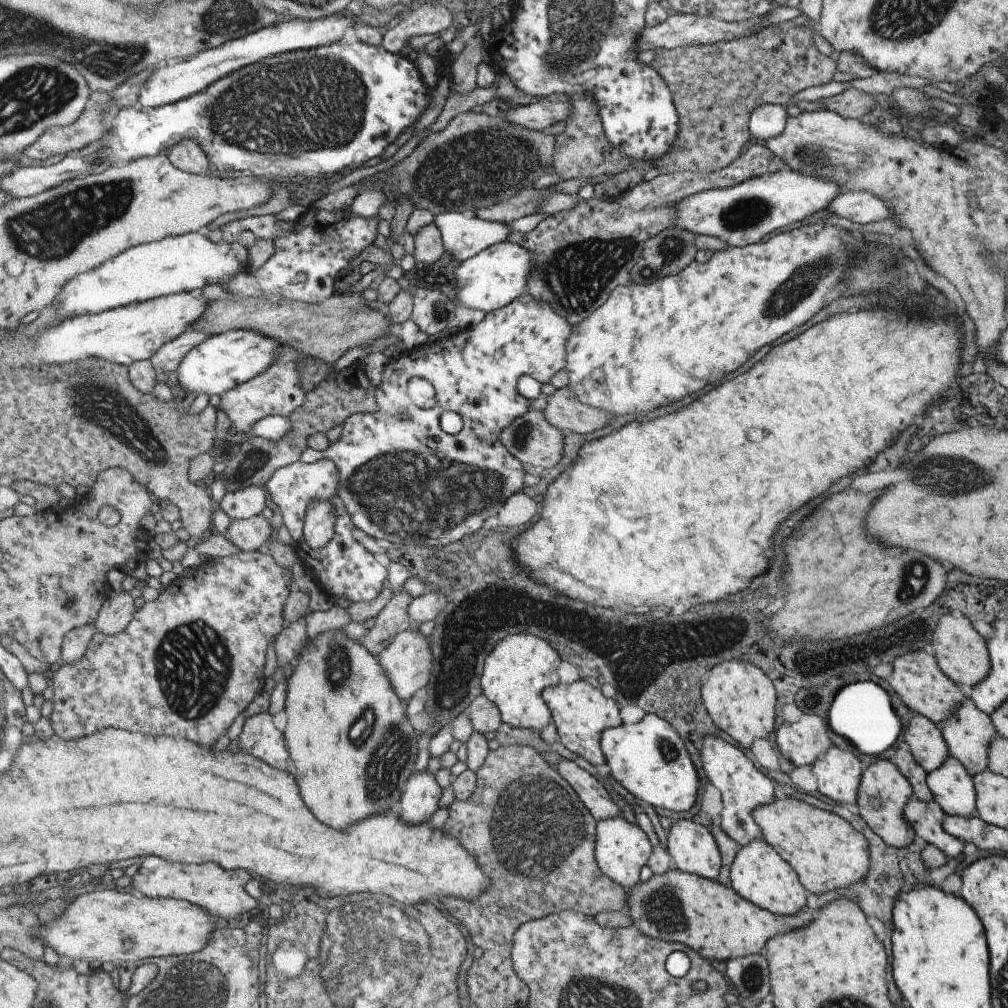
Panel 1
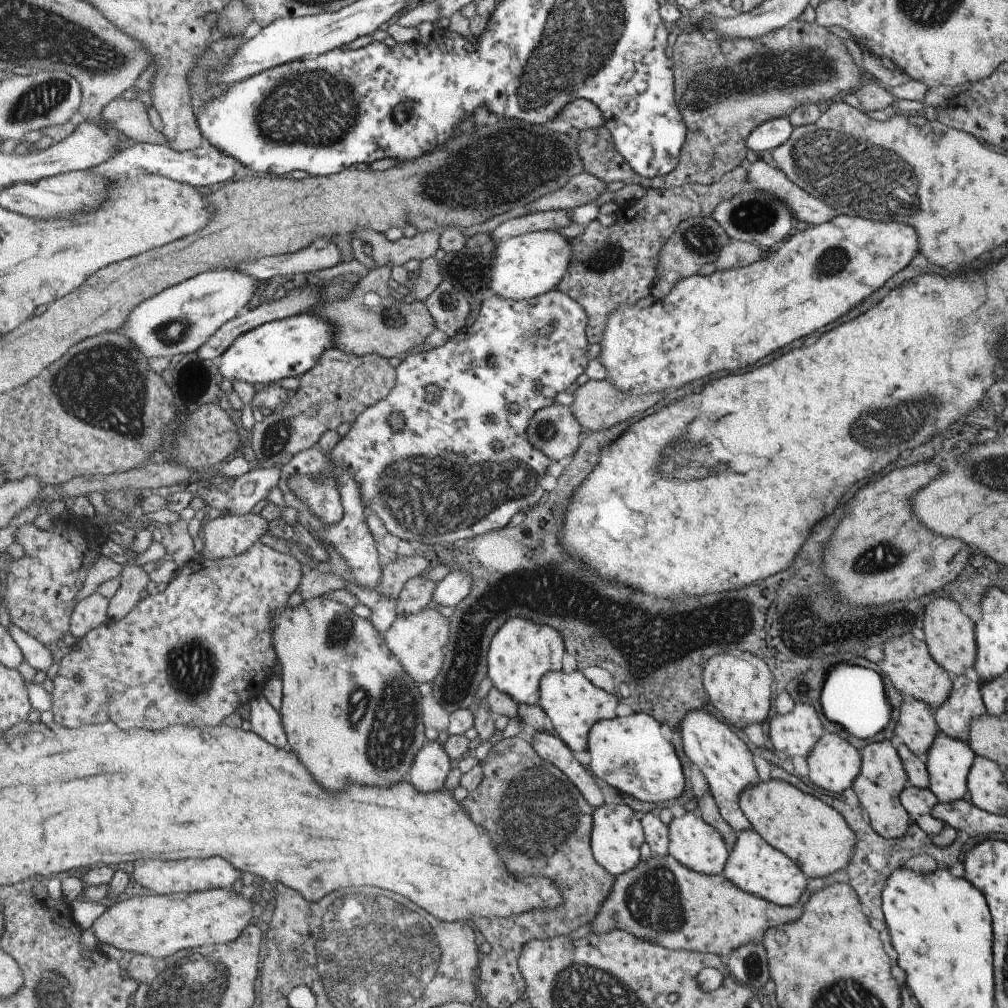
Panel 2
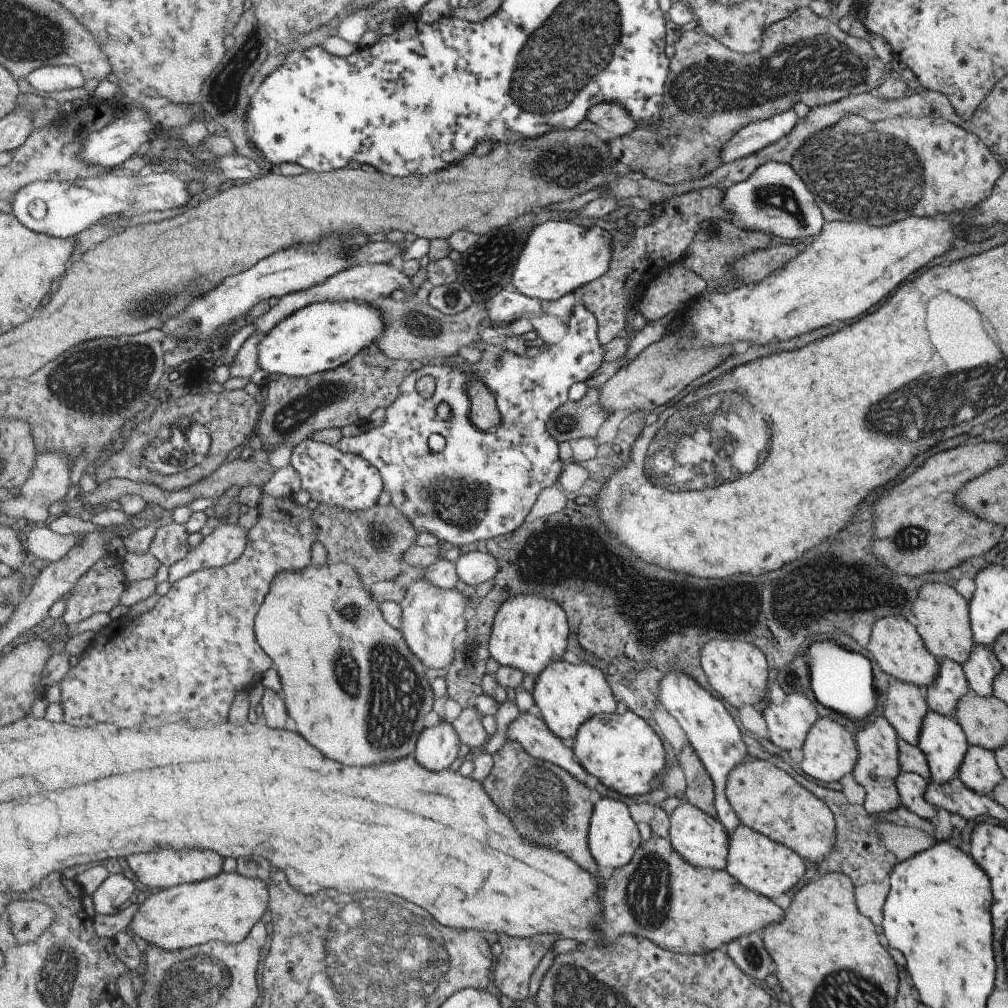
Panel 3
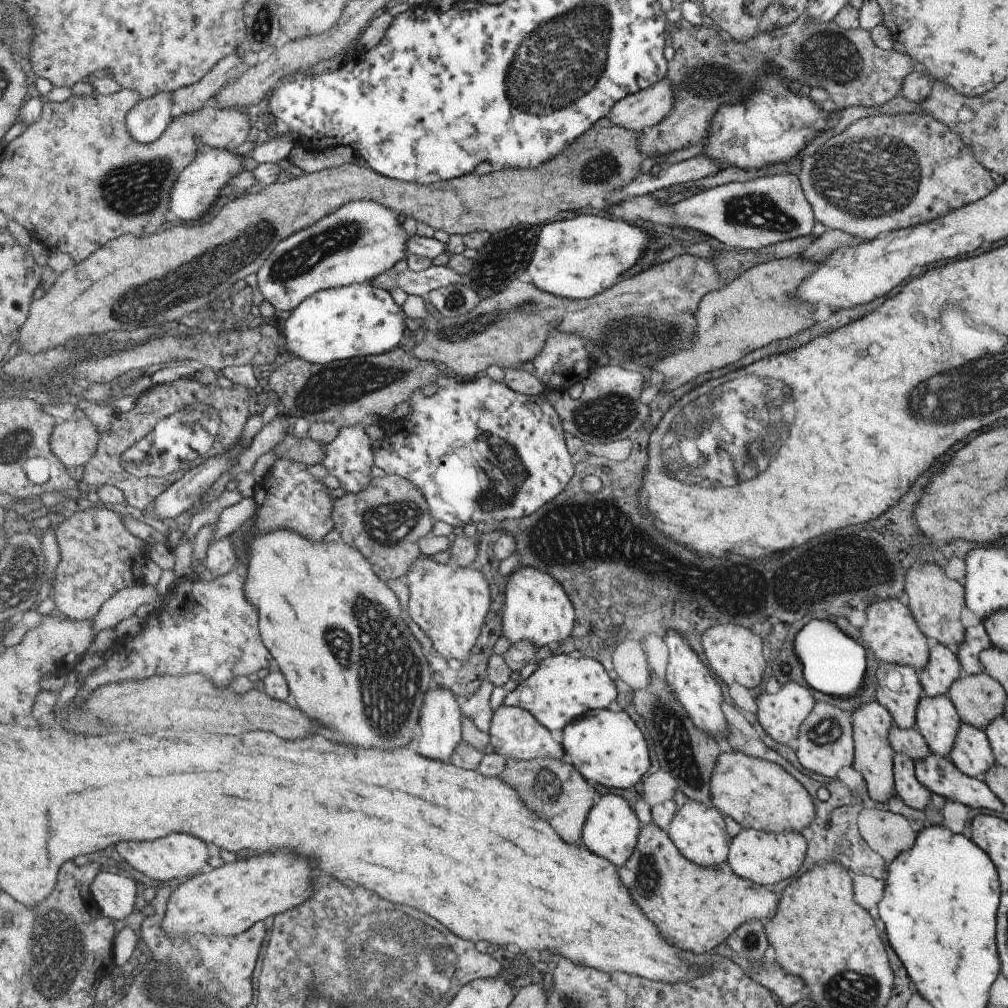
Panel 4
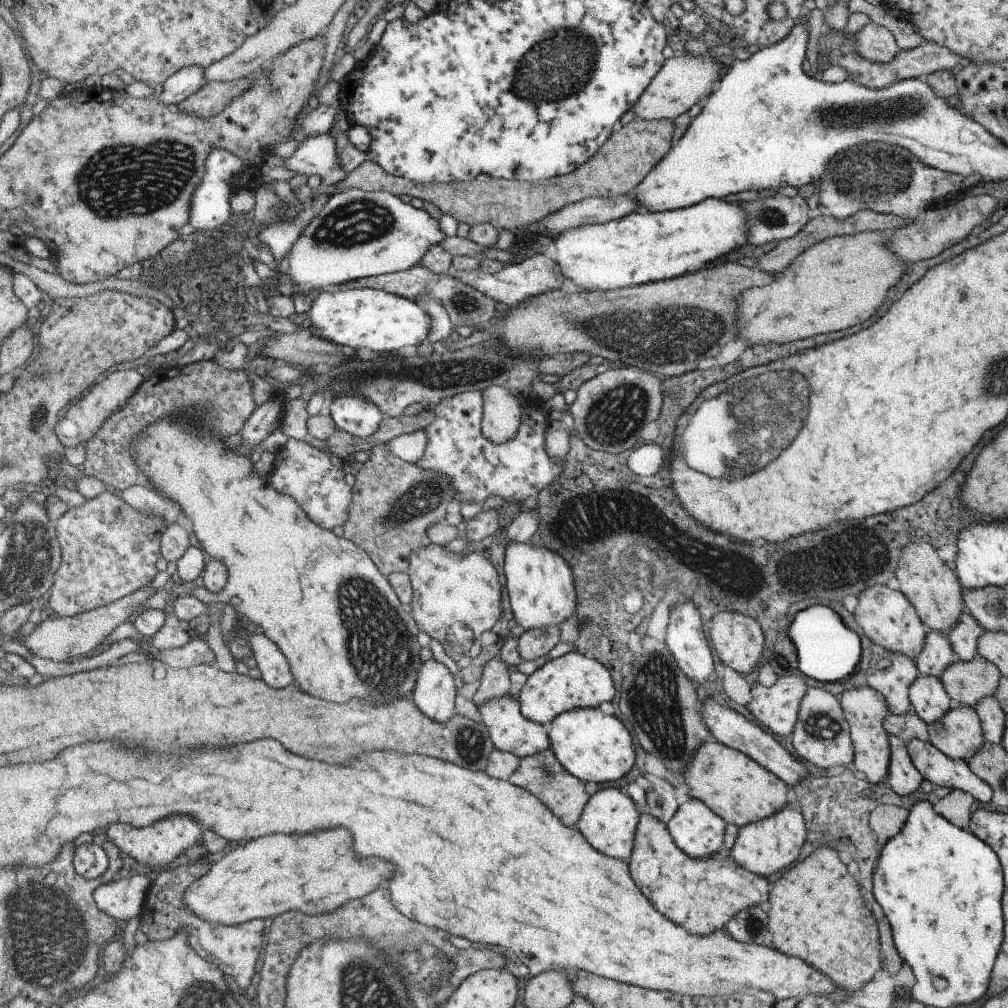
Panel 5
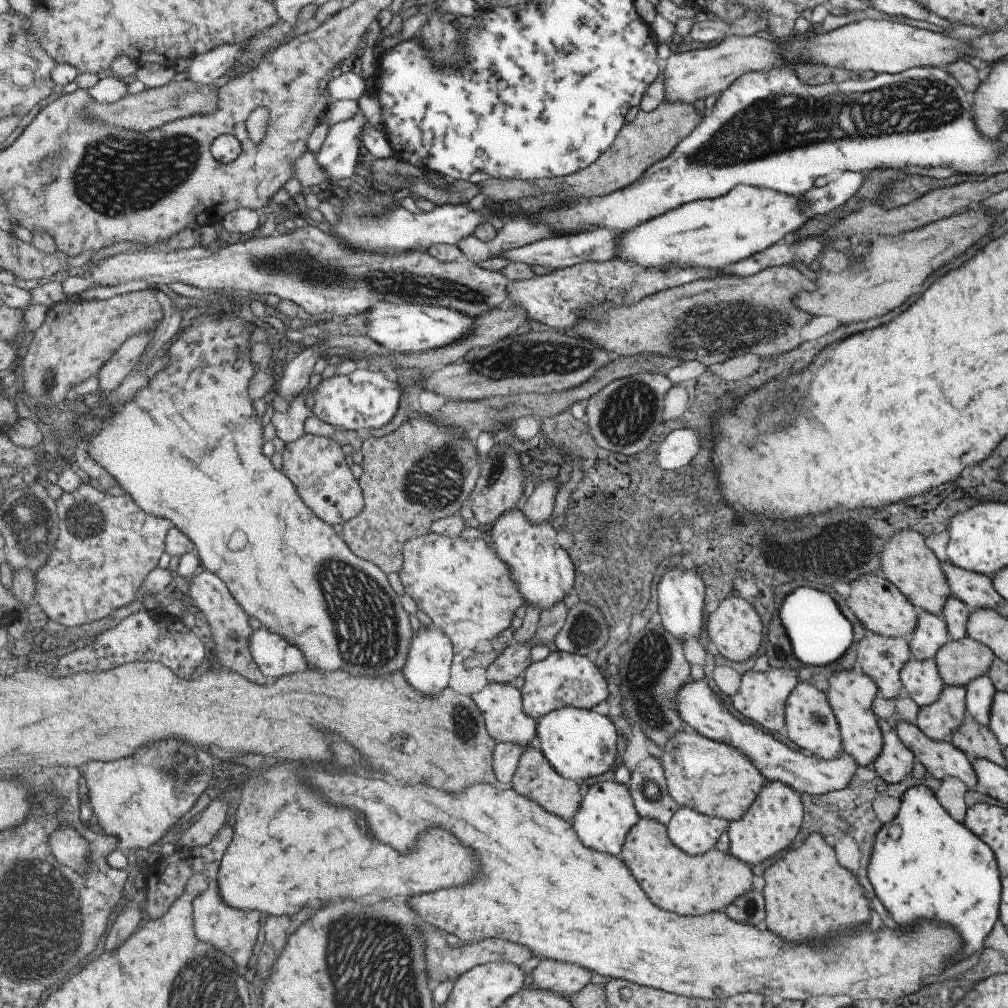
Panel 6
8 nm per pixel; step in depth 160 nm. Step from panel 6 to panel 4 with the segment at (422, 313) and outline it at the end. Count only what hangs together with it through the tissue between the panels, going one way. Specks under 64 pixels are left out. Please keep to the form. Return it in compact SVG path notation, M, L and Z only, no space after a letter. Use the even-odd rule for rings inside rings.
M368 282L355 283L344 287L337 287L336 289L319 291L313 296L307 298L307 300L304 300L303 304L301 304L301 306L298 306L294 311L288 313L287 321L284 324L284 338L287 352L294 353L295 355L298 355L298 357L301 357L302 359L308 360L309 362L315 364L325 364L335 361L344 361L355 357L385 354L401 346L401 344L403 344L403 340L408 337L408 333L410 333L408 328L408 314L405 312L404 307L401 305L399 306L399 304L395 303L395 298L391 296L388 290L385 290L383 287L376 287L375 285L372 285Z

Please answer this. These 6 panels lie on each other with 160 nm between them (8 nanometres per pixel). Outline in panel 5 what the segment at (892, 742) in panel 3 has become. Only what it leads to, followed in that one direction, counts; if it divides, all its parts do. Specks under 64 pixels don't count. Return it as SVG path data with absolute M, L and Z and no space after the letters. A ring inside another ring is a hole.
M869 685L851 687L837 697L848 724L852 744L852 764L862 773L867 782L879 784L886 776L889 758L888 736L883 730L883 717L889 712L885 699Z

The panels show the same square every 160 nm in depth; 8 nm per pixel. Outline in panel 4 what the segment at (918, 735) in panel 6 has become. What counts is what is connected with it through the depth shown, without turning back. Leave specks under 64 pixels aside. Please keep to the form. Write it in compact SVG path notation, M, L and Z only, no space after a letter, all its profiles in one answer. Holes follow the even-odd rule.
M929 753L914 762L914 777L929 792L939 794L944 799L951 799L968 806L969 808L981 808L981 810L991 810L991 812L1001 812L1003 803L987 788L981 778L970 777L962 772L950 761L948 757L942 757L935 753Z

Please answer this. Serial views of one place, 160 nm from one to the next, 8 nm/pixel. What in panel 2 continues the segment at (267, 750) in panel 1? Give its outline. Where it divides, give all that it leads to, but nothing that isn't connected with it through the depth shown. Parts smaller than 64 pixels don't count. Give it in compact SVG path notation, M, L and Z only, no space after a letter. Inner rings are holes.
M258 694L249 703L251 706L249 721L253 730L261 734L267 742L273 742L275 746L291 750L285 728L283 728L284 719L272 702L269 702L262 694Z

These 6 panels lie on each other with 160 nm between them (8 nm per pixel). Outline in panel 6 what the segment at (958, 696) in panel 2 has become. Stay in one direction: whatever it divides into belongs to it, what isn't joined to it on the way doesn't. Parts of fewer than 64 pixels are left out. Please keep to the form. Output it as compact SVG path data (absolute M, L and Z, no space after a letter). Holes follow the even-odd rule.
M922 611L915 624L906 638L911 656L917 660L933 659L935 651L950 640L944 620L939 615Z

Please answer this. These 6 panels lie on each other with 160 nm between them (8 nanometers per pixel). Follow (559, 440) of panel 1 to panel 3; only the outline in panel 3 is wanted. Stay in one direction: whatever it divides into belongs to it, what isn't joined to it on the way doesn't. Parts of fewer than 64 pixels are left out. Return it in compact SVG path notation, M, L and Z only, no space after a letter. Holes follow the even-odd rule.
M589 387L579 400L568 400L553 414L548 425L552 435L560 442L587 436L595 437L599 426L610 416L600 405L599 387Z

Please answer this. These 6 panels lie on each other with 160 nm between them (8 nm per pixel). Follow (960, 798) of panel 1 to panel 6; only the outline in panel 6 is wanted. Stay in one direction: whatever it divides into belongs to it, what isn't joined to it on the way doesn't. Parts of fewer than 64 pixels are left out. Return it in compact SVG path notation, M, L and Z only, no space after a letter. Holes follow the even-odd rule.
M911 656L902 664L898 673L902 693L911 698L918 707L936 701L944 686L932 658L917 660Z

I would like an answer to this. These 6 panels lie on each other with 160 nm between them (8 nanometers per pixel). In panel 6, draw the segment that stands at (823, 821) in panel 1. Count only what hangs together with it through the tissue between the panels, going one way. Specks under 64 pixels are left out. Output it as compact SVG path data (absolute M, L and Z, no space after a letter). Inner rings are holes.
M687 727L669 735L661 750L660 765L669 796L679 807L725 819L738 819L749 808L764 776L741 751L725 743L705 738Z

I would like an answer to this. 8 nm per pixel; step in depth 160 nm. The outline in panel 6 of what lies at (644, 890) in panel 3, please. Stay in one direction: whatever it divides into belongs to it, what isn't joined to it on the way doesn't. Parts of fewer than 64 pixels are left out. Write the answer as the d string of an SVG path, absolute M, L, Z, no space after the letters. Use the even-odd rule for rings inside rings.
M647 817L638 818L627 831L618 856L655 906L679 916L701 916L725 908L751 886L753 874L747 863L715 848L700 855L685 854L669 840L666 825Z

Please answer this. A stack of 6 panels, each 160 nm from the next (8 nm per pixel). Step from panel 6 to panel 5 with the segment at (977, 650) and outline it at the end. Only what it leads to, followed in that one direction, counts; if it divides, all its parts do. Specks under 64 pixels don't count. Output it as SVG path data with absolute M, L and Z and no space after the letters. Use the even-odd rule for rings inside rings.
M975 654L971 660L947 665L939 679L953 705L973 709L981 697L994 694L1000 675L991 661Z

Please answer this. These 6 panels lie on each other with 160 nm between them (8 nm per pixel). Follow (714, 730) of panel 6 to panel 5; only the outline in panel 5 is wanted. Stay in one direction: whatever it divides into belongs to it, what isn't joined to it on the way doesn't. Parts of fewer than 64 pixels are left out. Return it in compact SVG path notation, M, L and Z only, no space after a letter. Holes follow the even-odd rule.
M707 697L700 703L698 713L701 722L709 731L711 739L715 739L717 743L724 744L748 756L761 768L773 774L773 776L777 777L781 782L784 782L787 788L797 785L807 776L813 777L813 775L808 774L807 769L805 769L805 766L803 766L801 762L797 762L783 746L780 746L779 743L773 739L771 734L767 734L767 732L755 726L755 724L751 724L751 722L747 721L741 714L737 713L737 711L727 708L727 706L719 705L713 697Z

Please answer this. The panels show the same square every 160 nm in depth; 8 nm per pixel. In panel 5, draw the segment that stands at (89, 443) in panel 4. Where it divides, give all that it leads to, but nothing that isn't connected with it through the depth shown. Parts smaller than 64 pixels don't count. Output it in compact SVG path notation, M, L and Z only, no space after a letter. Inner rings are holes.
M136 369L116 370L107 375L101 382L96 383L82 399L75 401L63 412L55 426L55 434L63 447L74 447L91 440L95 432L103 426L107 418L121 410L128 400L143 384L143 378ZM112 412L112 413L111 413ZM110 414L110 415L109 415Z

